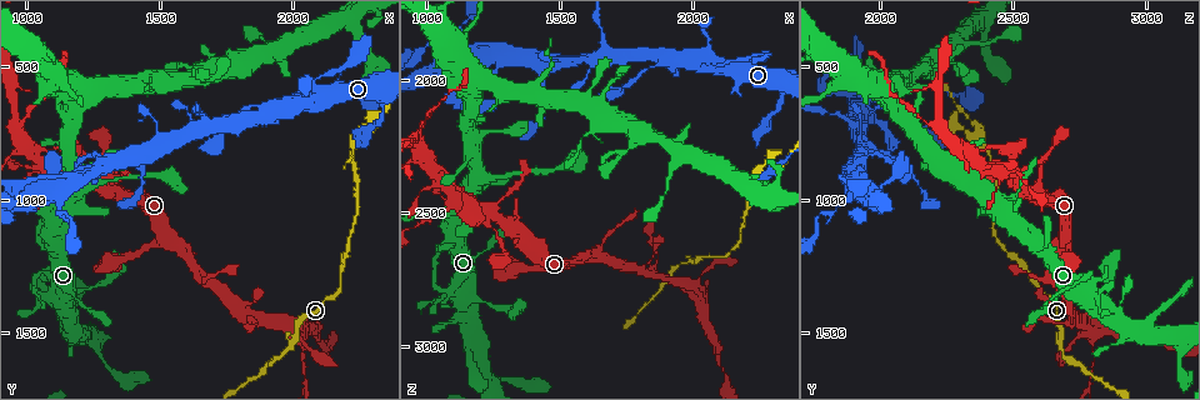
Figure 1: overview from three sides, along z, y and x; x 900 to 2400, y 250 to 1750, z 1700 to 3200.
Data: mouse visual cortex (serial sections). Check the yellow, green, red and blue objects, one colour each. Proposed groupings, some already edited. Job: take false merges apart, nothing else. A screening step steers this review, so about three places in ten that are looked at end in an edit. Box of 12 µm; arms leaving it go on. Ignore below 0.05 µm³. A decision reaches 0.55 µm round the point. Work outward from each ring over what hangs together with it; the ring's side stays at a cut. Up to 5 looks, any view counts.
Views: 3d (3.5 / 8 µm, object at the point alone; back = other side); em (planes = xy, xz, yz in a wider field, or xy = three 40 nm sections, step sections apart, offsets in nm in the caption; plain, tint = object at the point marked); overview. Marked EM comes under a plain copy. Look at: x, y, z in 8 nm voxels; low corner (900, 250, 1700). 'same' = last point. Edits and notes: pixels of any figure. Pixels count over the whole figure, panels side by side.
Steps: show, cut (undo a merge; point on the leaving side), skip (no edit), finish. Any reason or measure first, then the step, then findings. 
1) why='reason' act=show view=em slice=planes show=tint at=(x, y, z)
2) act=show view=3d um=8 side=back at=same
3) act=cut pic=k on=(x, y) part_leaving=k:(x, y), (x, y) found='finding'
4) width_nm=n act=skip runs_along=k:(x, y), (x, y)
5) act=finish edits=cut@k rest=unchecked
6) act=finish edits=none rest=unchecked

why='thin arm on a thick one' act=show view=3d um=3.5 at=(2000, 1490, 2780)

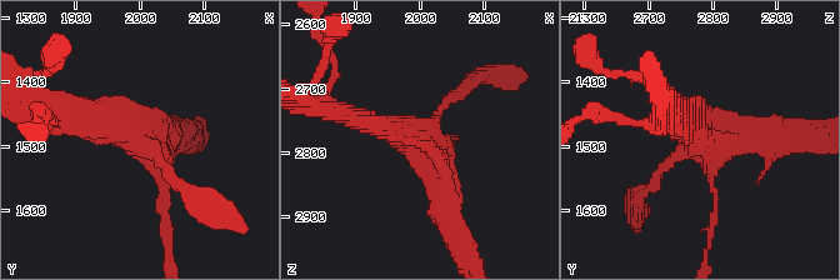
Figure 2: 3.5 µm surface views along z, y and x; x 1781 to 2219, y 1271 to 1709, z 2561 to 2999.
act=show view=em slice=xy step=1 show=tint at=(1985, 1490, 2775)

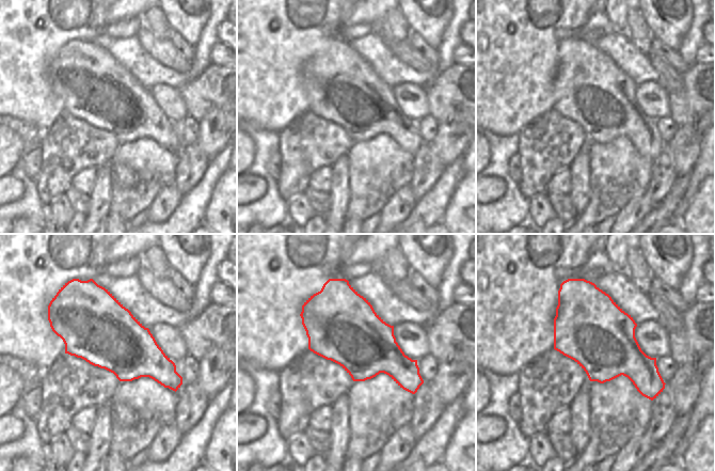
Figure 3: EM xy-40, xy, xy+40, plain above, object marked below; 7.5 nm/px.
arms=4 arm_widths_nm=100,150,250,350 act=skip runs_along=2:(344, 113), (413, 138), (443, 211) found='continuous, no second cell'

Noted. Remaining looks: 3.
act=show view=3d um=3.5 at=(2220, 780, 2380)

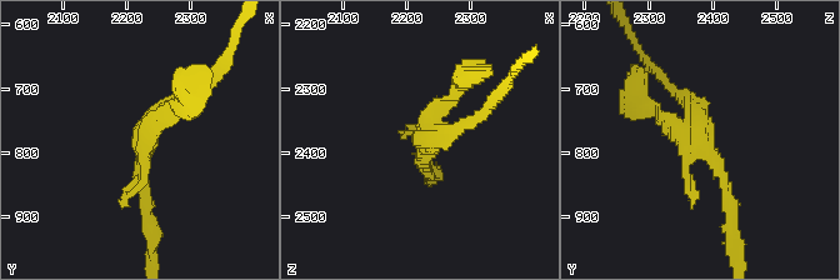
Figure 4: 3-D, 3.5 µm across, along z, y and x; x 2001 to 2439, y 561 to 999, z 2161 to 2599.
why='shape alone is not enough' act=show view=em slice=planes show=tint at=(2220, 780, 2375)

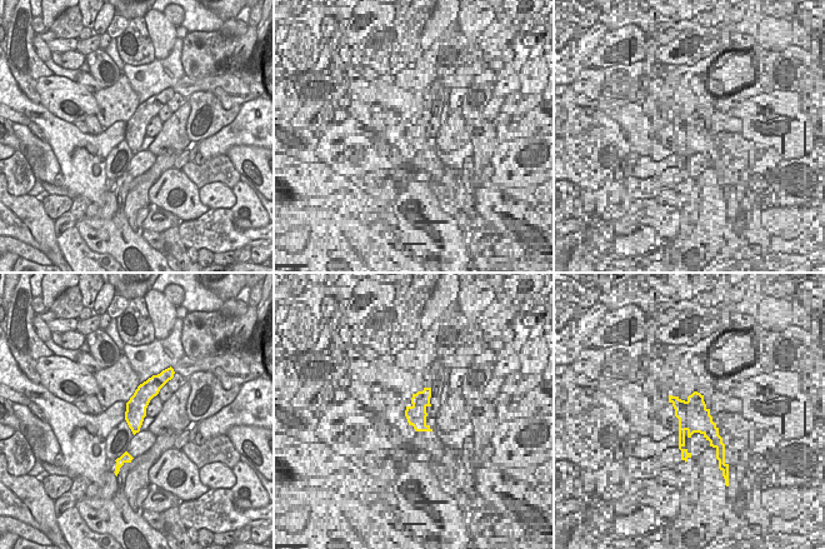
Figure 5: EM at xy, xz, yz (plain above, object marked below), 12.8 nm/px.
act=show view=em slice=xy step=5 show=tint at=same

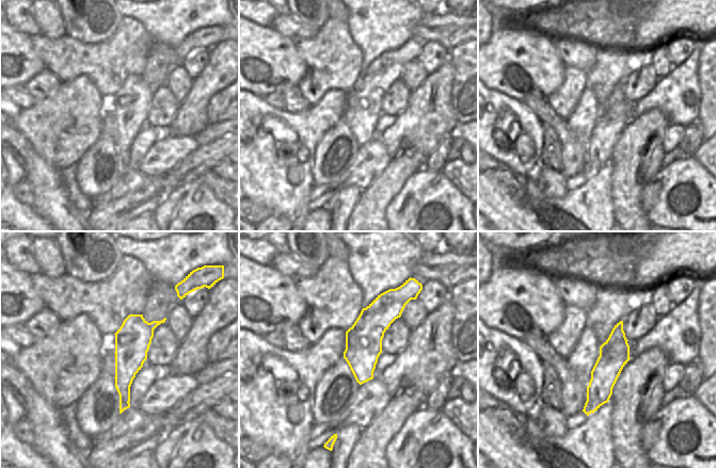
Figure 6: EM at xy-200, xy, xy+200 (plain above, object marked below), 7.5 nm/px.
act=cut pic=4 on=(641, 114) border=6:(115, 367), (122, 367), (136, 373) found='a second cell is stuck on'

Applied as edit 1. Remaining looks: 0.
act=finish edits=cut@4 rest=unchecked

